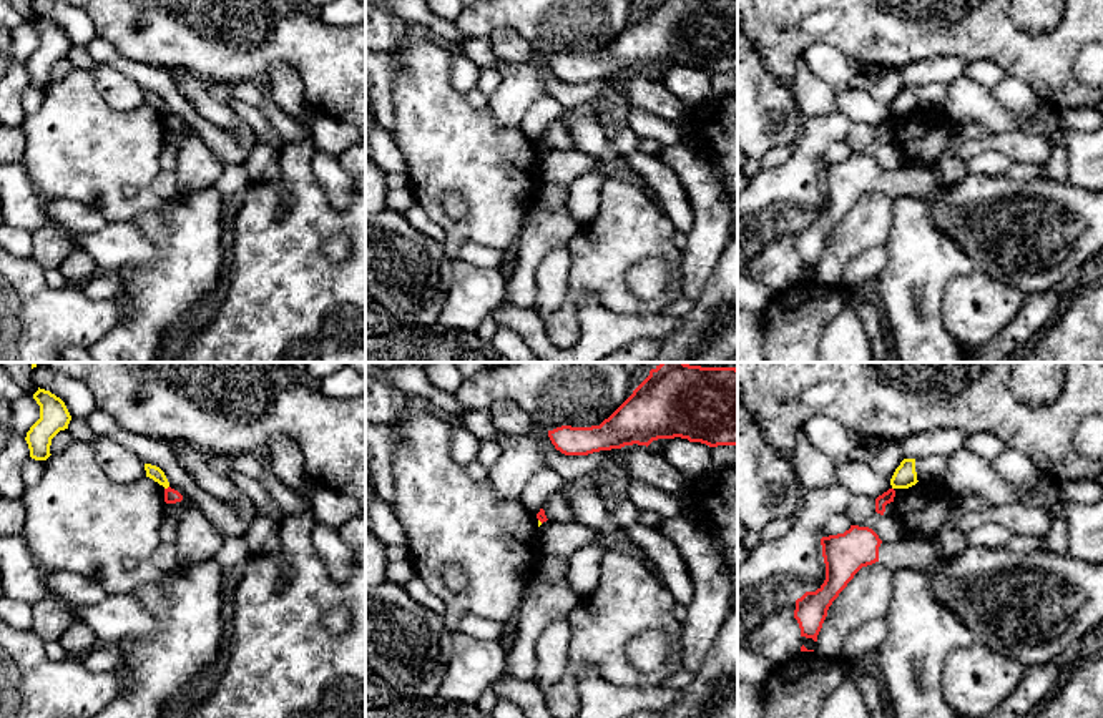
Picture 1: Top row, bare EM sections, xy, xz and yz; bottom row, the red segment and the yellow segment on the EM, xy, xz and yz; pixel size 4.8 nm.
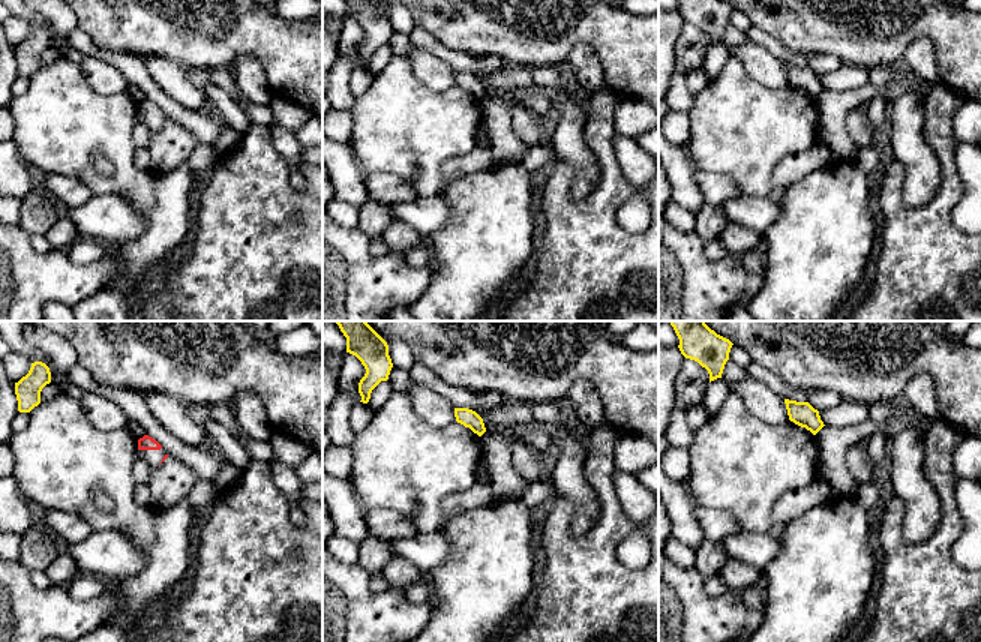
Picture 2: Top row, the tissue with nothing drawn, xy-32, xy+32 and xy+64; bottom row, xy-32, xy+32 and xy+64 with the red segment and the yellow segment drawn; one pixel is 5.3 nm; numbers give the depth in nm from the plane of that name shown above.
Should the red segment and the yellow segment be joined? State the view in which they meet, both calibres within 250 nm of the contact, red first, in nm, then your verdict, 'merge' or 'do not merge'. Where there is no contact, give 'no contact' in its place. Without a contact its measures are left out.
xy | 70/70 nm | do not merge

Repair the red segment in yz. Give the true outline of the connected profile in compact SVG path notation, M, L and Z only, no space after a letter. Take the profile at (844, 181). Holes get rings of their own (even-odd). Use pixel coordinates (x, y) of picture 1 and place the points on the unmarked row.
M851 153L849 158L821 166L826 191L826 208L816 219L806 219L796 228L794 246L801 264L817 269L827 238L854 203L875 189L889 198L920 198L930 201L935 226L953 239L973 261L975 273L988 274L1025 294L1056 289L1076 281L1088 269L1096 253L1103 251L1103 189L1090 191L1068 181L1013 180L1010 176L965 175L955 186L942 186L930 166L910 165L885 171L869 155Z

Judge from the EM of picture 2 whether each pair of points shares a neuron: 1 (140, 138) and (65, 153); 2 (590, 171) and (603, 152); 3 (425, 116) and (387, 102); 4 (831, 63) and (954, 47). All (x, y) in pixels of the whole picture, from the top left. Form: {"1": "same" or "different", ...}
{"1": "different", "2": "different", "3": "same", "4": "different"}

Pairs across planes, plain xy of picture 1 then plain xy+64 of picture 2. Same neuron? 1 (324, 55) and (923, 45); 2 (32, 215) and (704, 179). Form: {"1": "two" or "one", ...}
{"1": "two", "2": "two"}

